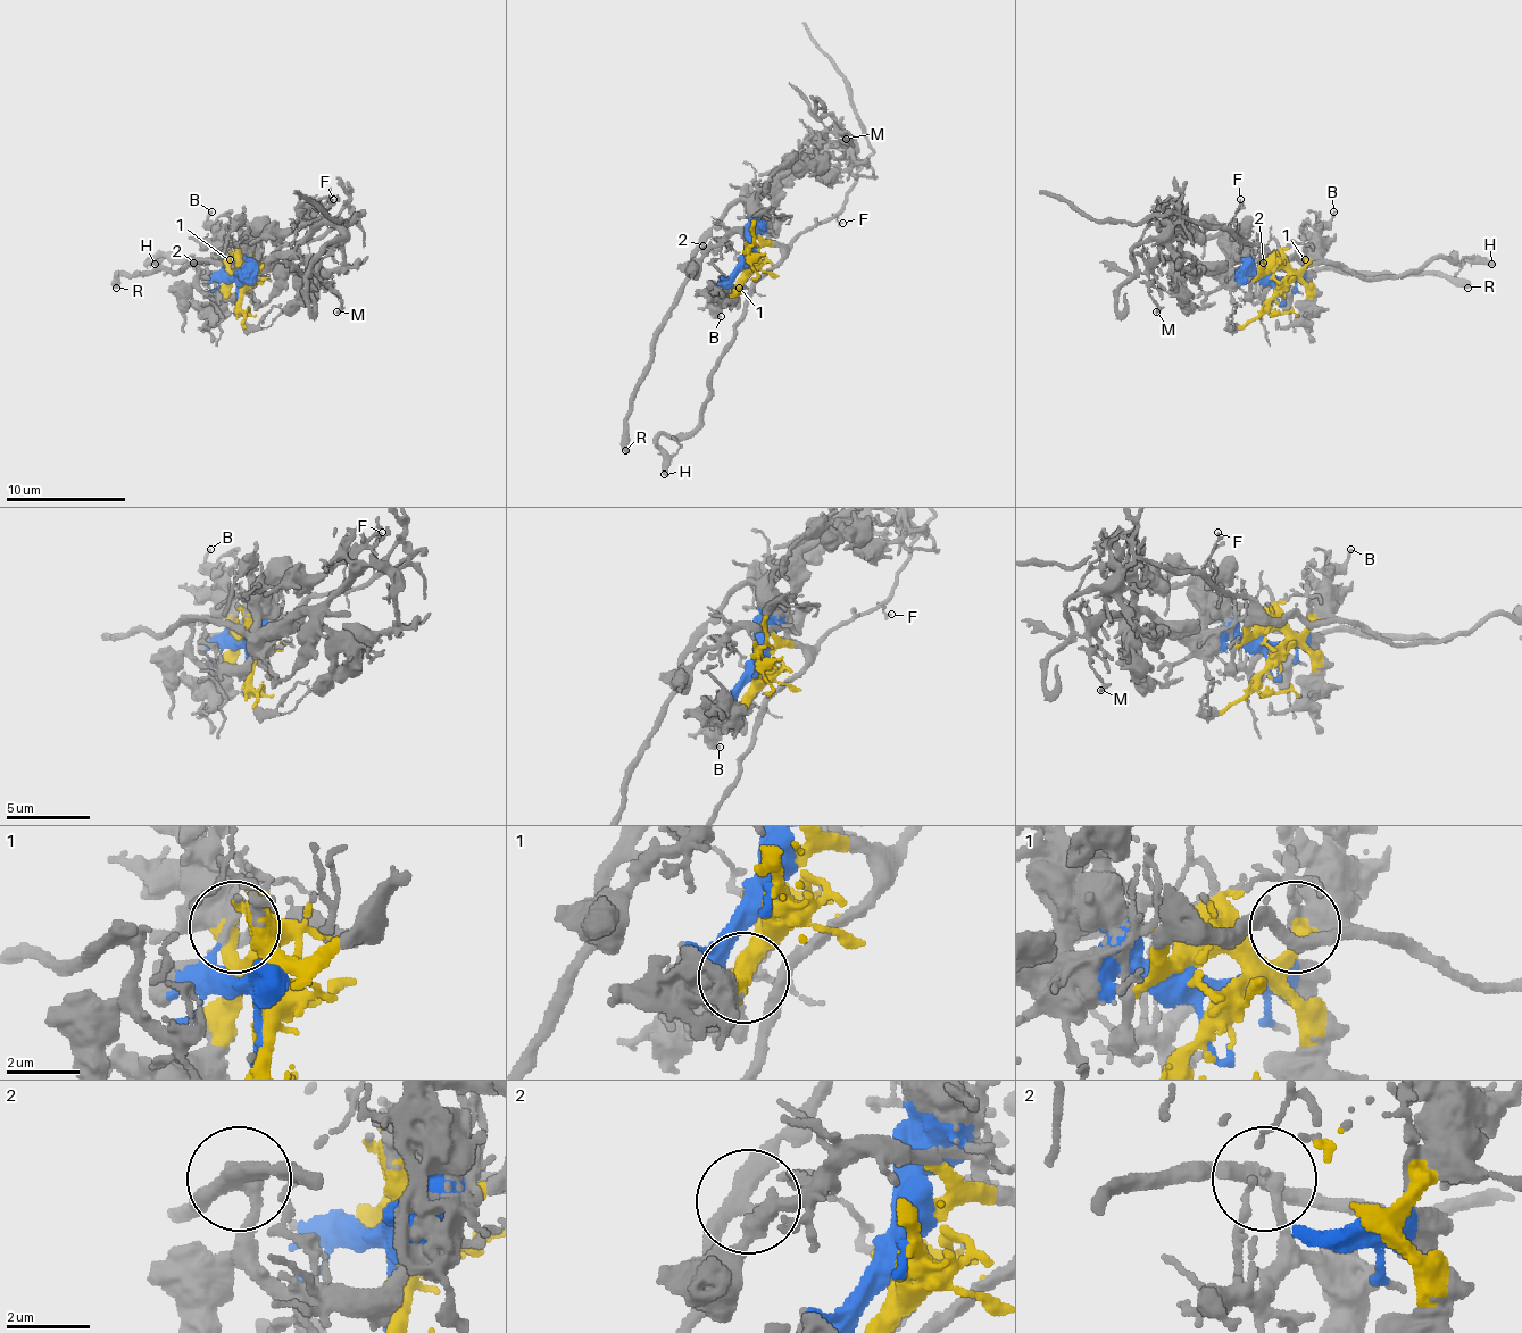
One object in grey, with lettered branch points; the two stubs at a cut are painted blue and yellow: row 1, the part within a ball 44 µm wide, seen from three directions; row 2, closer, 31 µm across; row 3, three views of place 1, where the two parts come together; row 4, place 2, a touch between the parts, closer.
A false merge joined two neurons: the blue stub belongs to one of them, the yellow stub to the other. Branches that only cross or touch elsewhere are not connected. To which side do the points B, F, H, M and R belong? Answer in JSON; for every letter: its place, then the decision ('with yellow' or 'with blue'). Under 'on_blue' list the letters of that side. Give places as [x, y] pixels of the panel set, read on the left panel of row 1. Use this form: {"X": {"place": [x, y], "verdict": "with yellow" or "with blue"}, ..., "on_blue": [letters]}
{"B": {"place": [211, 211], "verdict": "with yellow"}, "F": {"place": [333, 199], "verdict": "with yellow"}, "H": {"place": [155, 264], "verdict": "with yellow"}, "M": {"place": [337, 311], "verdict": "with blue"}, "R": {"place": [116, 288], "verdict": "with blue"}, "on_blue": ["M", "R"]}

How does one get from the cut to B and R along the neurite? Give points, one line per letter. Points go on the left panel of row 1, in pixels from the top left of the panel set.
B: (241, 294), (241, 278), (230, 264), (230, 247), (209, 223), (211, 210)
R: (241, 294), (239, 273), (221, 261), (197, 261), (185, 271), (119, 273), (116, 288)

